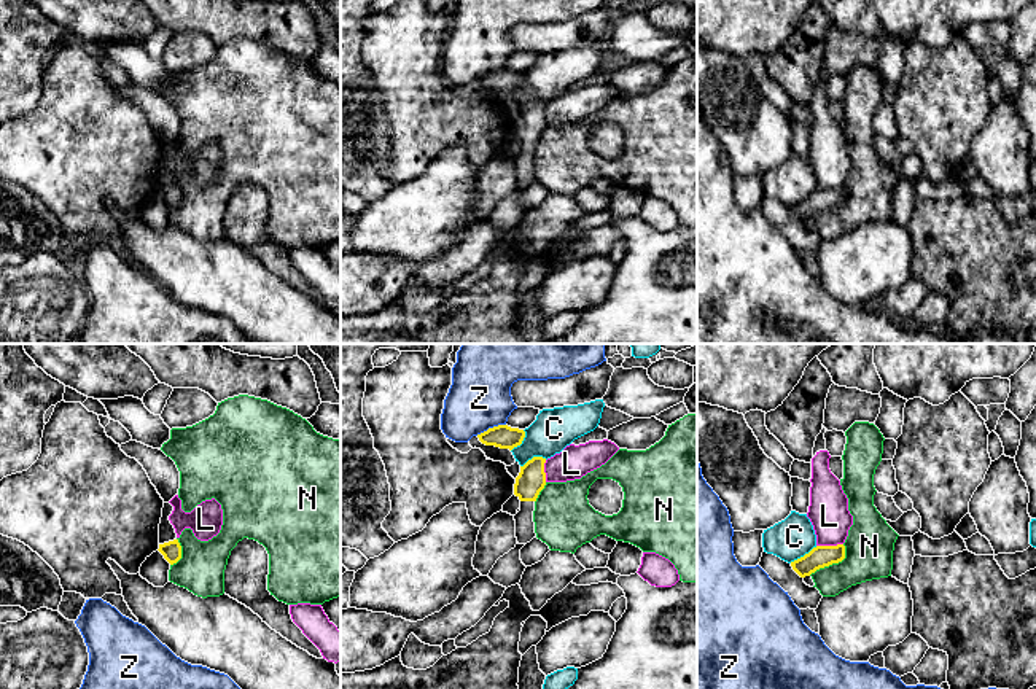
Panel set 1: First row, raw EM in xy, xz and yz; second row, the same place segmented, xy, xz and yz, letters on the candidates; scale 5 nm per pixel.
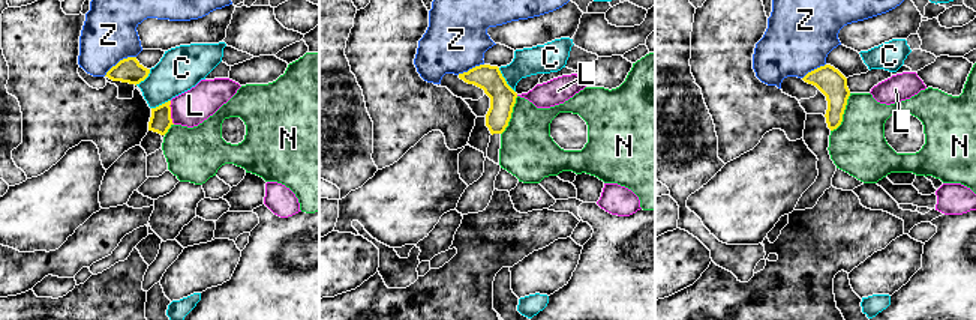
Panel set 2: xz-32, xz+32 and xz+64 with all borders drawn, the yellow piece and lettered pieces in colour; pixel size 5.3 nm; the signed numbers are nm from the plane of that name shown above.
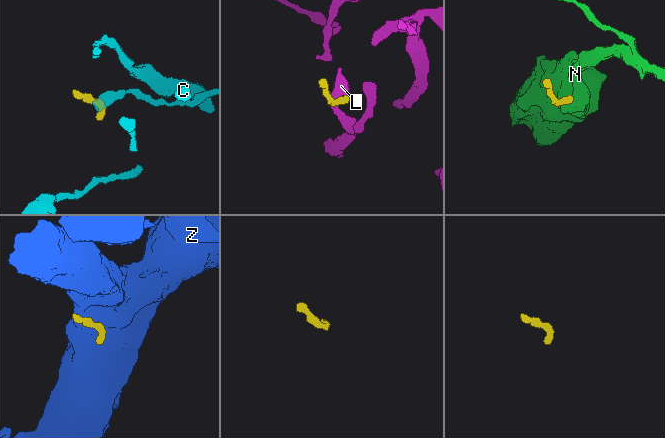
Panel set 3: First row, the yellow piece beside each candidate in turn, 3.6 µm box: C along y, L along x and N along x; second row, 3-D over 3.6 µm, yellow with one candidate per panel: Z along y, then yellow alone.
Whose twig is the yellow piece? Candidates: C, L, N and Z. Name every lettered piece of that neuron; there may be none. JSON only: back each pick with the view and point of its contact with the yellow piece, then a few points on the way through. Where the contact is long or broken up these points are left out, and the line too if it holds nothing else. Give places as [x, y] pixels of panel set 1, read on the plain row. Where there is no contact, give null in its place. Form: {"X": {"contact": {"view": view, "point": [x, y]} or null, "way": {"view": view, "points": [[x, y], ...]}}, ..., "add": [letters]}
{"add": []}

